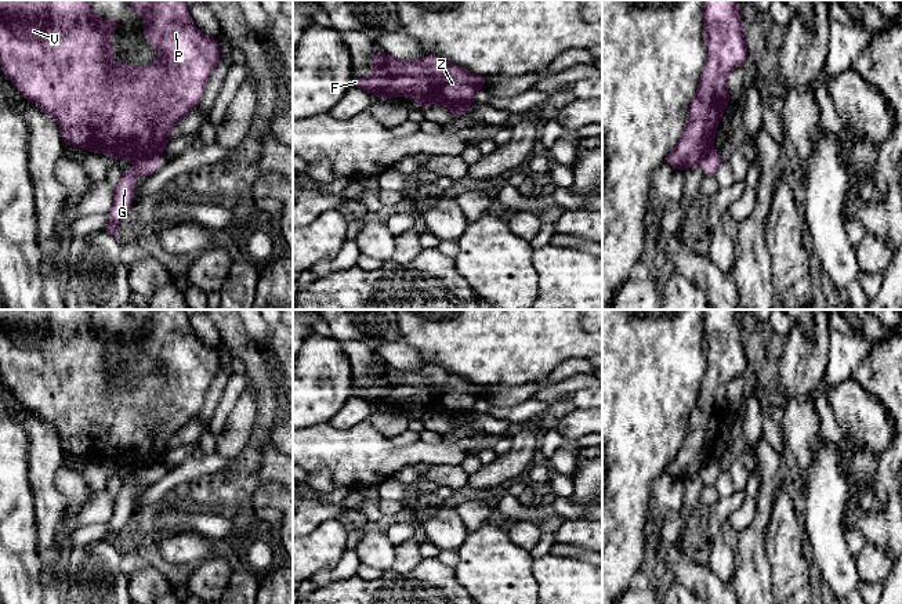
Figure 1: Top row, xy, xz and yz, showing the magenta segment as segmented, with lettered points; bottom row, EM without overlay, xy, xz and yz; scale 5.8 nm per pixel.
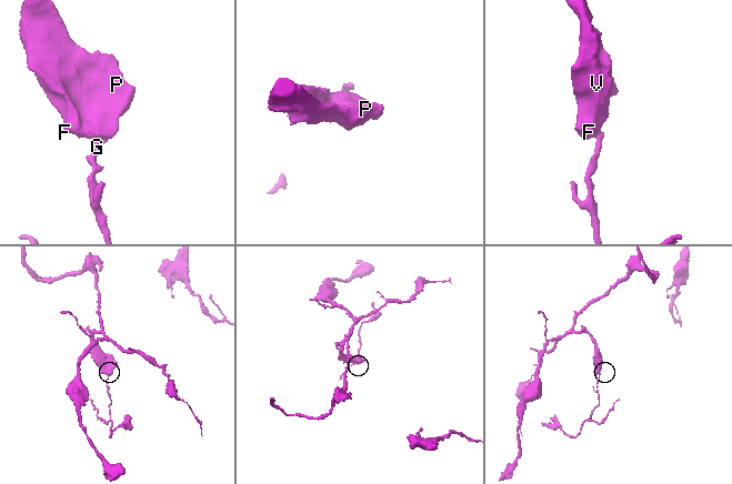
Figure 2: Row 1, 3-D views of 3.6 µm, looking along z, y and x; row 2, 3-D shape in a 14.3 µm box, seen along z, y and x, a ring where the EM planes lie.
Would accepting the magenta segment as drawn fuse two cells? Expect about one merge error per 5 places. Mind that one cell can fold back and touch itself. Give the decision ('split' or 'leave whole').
split

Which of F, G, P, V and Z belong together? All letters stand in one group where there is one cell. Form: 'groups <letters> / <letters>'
groups F P V Z / G

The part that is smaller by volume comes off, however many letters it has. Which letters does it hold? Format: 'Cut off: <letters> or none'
Cut off: G

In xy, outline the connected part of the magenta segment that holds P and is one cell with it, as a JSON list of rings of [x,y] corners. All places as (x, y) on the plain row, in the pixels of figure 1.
[[[0,310],[0,373],[4,384],[26,409],[57,428],[65,455],[84,457],[88,462],[115,464],[119,470],[138,469],[152,464],[157,471],[160,471],[166,453],[170,449],[170,438],[202,409],[206,393],[221,365],[220,351],[217,348],[207,347],[192,334],[189,317],[184,312],[184,310],[128,310],[133,319],[144,328],[144,344],[146,351],[157,359],[157,370],[142,377],[117,373],[111,365],[112,355],[109,340],[119,339],[122,332],[120,329],[95,328],[91,319],[91,312],[93,310]]]

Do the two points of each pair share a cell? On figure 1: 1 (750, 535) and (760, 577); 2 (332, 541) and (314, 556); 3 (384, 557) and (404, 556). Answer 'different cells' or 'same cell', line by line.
1: same cell
2: same cell
3: different cells

